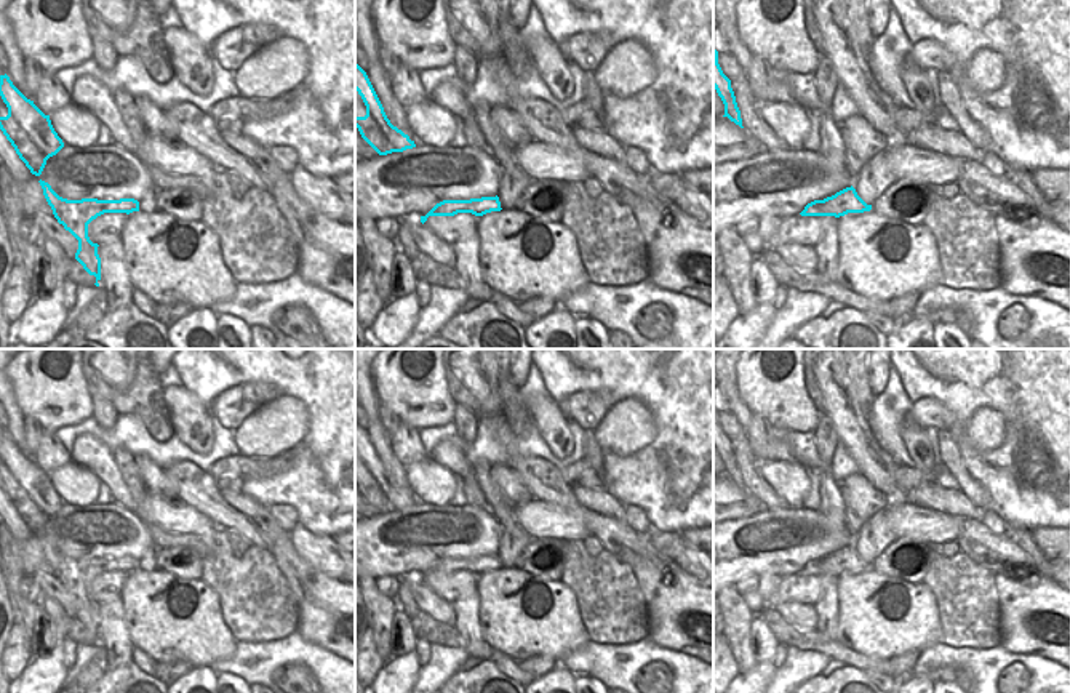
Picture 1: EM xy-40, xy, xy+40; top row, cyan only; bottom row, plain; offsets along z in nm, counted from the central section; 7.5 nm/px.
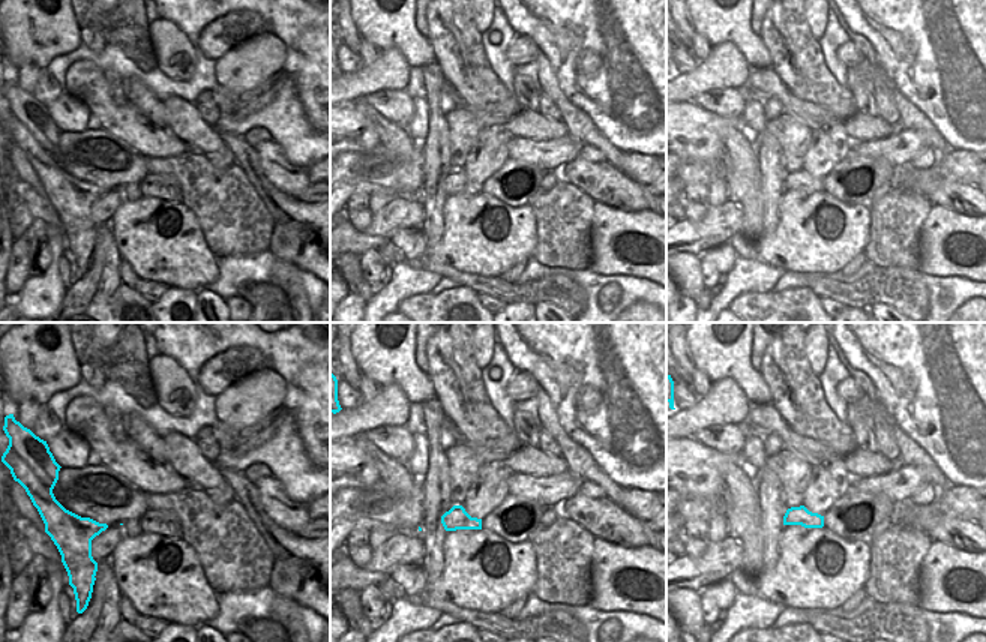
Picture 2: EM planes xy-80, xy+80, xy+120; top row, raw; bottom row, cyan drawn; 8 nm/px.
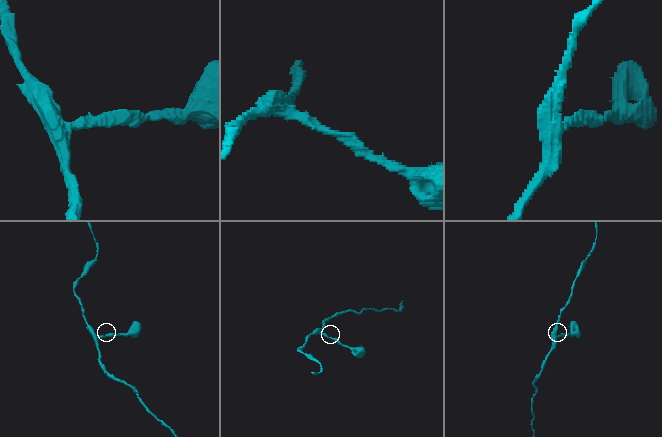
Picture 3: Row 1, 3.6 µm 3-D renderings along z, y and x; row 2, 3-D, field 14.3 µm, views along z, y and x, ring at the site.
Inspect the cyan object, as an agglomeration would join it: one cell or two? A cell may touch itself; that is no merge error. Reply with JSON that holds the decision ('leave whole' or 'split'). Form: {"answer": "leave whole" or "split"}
{"answer": "leave whole"}

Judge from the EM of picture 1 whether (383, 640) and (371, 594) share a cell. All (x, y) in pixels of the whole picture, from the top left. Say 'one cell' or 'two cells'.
one cell

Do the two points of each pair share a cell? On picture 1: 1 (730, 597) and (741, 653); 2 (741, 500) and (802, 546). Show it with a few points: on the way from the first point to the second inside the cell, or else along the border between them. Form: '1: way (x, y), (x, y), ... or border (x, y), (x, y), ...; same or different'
1: way (736, 612), (738, 639); same
2: border (763, 508), (750, 516), (730, 520); different

